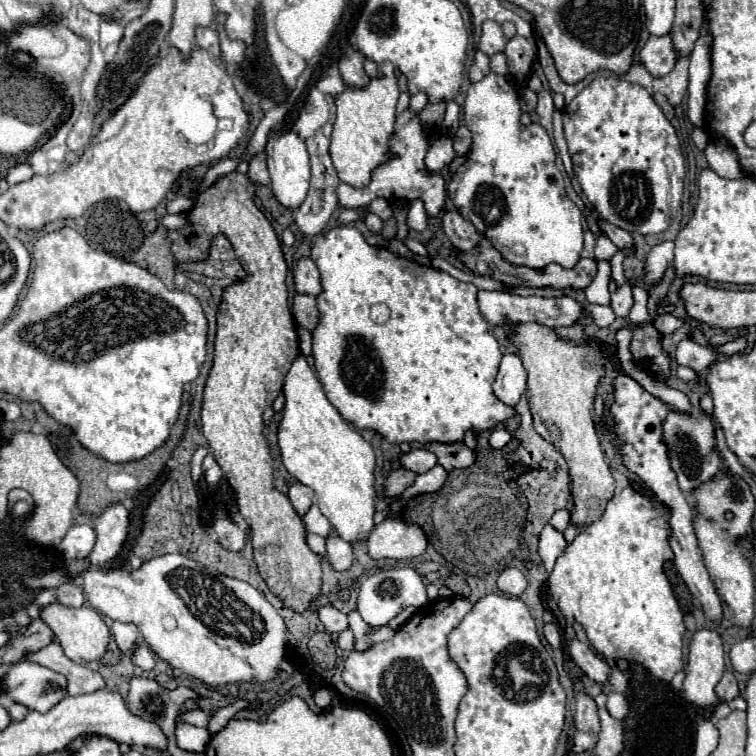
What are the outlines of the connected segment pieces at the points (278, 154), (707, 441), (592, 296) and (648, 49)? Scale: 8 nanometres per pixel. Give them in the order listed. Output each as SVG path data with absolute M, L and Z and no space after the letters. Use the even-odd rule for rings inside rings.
M280 133L278 139L268 141L266 145L266 153L268 153L268 169L270 169L270 177L272 177L272 191L274 197L286 207L286 209L298 209L308 193L311 180L311 165L308 151L304 141L294 133Z
M670 411L668 417L662 423L662 439L668 447L668 457L672 471L678 477L678 487L688 493L700 483L712 479L720 469L722 469L722 459L716 451L716 437L714 437L714 421L708 413L700 411L696 417L690 413L680 413L680 411Z
M598 261L598 273L596 273L596 277L592 279L592 283L584 291L586 299L590 303L608 305L608 299L610 299L608 283L610 283L610 263L608 261Z
M664 35L664 39L648 39L640 49L640 63L652 77L668 75L676 65L676 55L672 55L672 39Z

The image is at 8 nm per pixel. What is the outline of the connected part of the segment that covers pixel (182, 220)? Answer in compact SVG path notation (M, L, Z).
M166 215L162 219L162 225L166 225L168 229L180 229L184 225L188 225L188 215Z

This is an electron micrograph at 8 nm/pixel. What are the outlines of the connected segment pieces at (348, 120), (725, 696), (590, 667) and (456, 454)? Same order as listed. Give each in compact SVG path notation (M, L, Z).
M382 63L378 69L384 73L382 79L370 79L366 89L346 87L346 91L342 91L336 97L336 121L332 131L330 155L340 181L352 187L368 185L370 173L380 163L390 159L388 135L392 133L394 121L396 121L396 101L398 101L400 89L396 85L392 63Z
M730 671L724 673L722 681L716 687L716 693L720 695L720 701L732 701L734 697L738 697L738 683Z
M572 639L572 643L568 643L568 653L572 661L592 679L598 683L604 683L610 675L610 667L608 663L598 657L588 645L580 643L578 639Z
M428 443L426 449L438 457L438 465L442 465L446 471L464 469L476 461L476 453L468 449L464 443Z

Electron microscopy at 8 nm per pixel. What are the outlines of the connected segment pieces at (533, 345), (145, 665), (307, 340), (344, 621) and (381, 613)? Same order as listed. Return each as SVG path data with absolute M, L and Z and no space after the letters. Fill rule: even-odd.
M520 323L516 325L516 333L510 339L520 349L520 357L528 373L534 427L564 455L570 469L574 501L570 521L578 527L592 525L604 513L604 507L614 497L616 487L592 419L596 387L602 379L602 371L596 371L596 367L588 367L588 363L584 363L584 359L588 359L586 345L566 343L544 325Z
M136 645L136 649L134 649L134 663L138 667L142 667L144 671L152 671L154 665L156 665L156 657L146 645Z
M298 329L298 337L300 337L300 351L302 355L312 355L312 335L310 331L304 331L304 329Z
M330 605L324 607L324 609L320 609L318 617L324 623L324 627L326 627L328 633L340 633L340 631L348 629L348 617L344 613L340 613L338 609L330 607Z
M402 567L402 569L388 569L388 571L380 571L376 575L370 575L368 579L360 581L360 591L358 591L358 613L362 615L362 619L374 627L378 625L386 625L388 621L392 621L396 615L400 615L406 607L424 607L428 603L428 595L426 595L426 585L422 581L422 577L410 569L410 567Z

